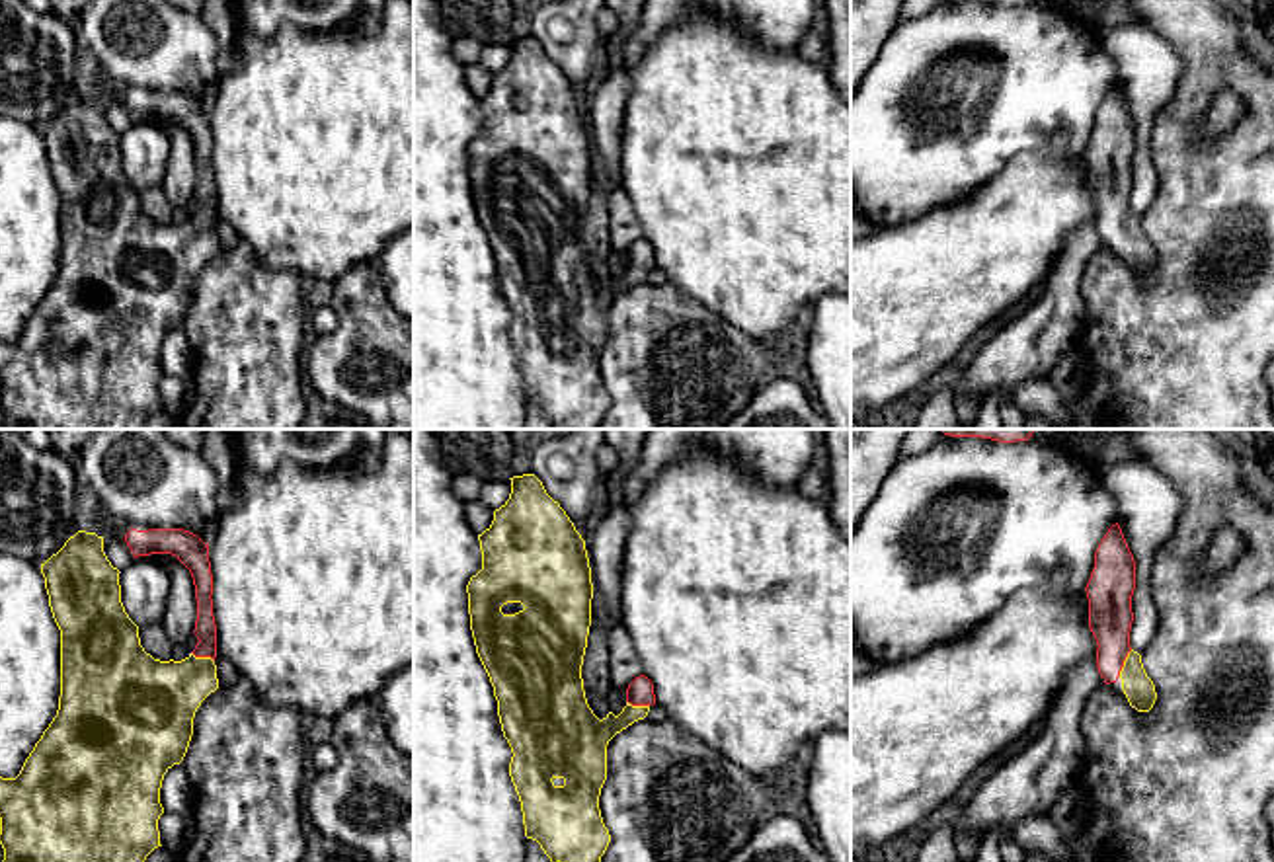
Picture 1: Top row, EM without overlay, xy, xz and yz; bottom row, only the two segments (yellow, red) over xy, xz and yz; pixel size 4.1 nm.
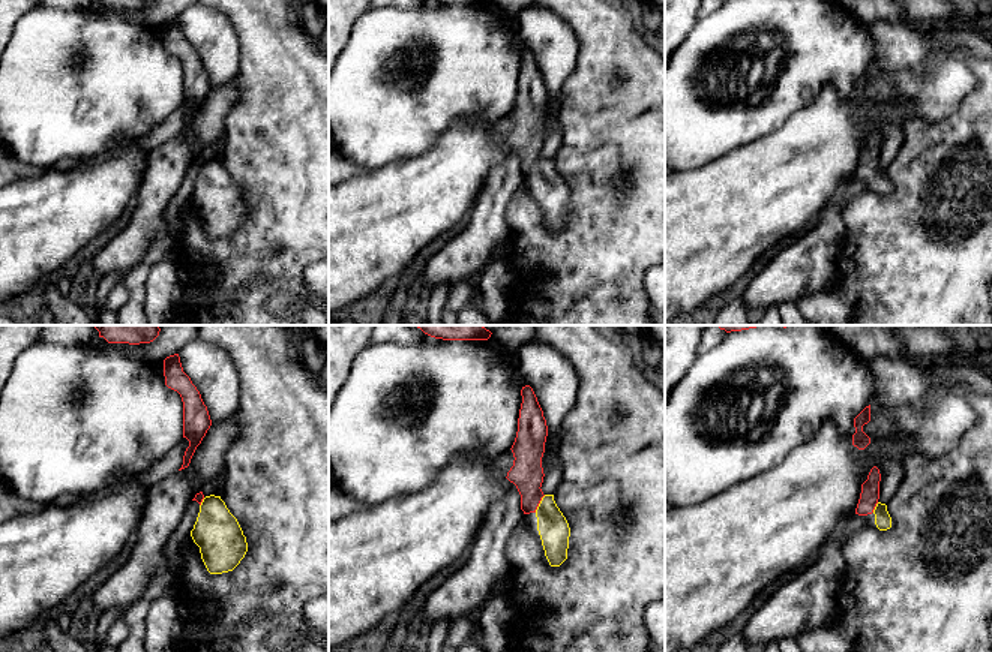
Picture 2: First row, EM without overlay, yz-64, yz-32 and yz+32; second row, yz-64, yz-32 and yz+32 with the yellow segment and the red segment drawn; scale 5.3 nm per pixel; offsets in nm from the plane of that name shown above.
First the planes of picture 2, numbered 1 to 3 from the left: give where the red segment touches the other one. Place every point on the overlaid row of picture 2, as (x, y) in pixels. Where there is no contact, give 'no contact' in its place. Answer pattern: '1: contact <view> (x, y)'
1: contact yz-64 (201, 502)
2: contact yz-32 (539, 504)
3: contact yz+32 (875, 507)

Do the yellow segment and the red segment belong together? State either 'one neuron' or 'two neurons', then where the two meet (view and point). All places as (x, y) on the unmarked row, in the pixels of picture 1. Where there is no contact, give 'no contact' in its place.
one neuron; contact yz (1124, 227)

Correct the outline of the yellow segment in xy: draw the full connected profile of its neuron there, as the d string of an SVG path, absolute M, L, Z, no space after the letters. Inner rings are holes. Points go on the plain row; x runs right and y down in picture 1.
M131 92L125 98L125 105L131 111L133 119L150 119L150 117L172 117L176 119L191 137L195 148L197 162L197 183L193 197L197 199L195 213L181 224L160 224L144 215L139 201L139 189L129 181L125 170L121 166L121 148L119 148L119 133L111 129L103 115L103 99L96 96L78 94L70 99L64 109L53 117L45 127L41 127L41 137L45 140L45 152L49 158L49 170L53 181L60 193L60 259L59 273L49 291L43 294L41 302L35 306L33 314L25 322L20 337L16 341L0 339L0 408L4 411L4 427L6 429L144 429L146 419L162 410L158 382L164 376L160 367L160 351L164 337L179 328L187 316L191 298L193 298L193 281L201 265L219 252L217 242L217 187L213 177L213 137L209 125L209 107L205 107L197 98L183 92L150 92L137 94Z

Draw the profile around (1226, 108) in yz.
M1227 88L1217 90L1210 98L1208 115L1200 131L1208 138L1225 135L1245 113L1247 103L1235 92Z

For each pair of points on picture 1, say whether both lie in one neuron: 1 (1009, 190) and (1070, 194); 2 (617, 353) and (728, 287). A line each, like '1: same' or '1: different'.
1: same
2: different

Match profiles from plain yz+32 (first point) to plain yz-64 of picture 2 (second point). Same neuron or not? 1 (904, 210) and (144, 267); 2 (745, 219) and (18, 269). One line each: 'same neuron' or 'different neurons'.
1: different neurons
2: same neuron

